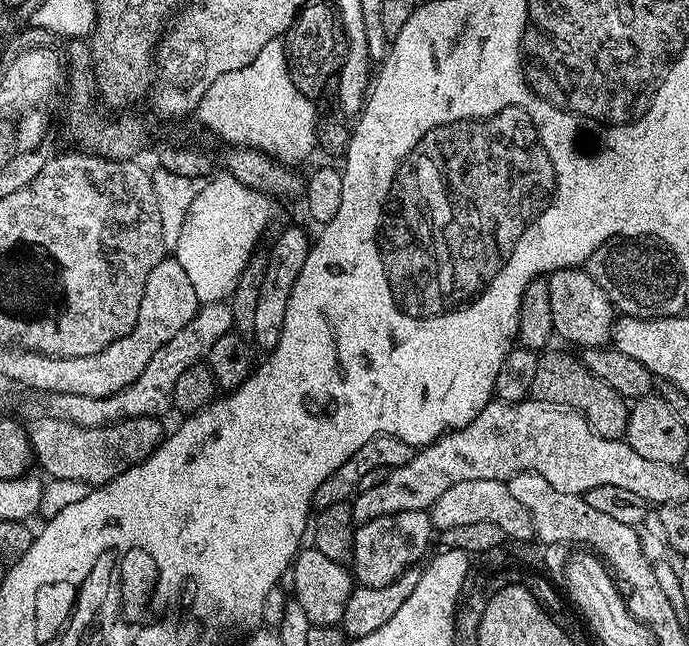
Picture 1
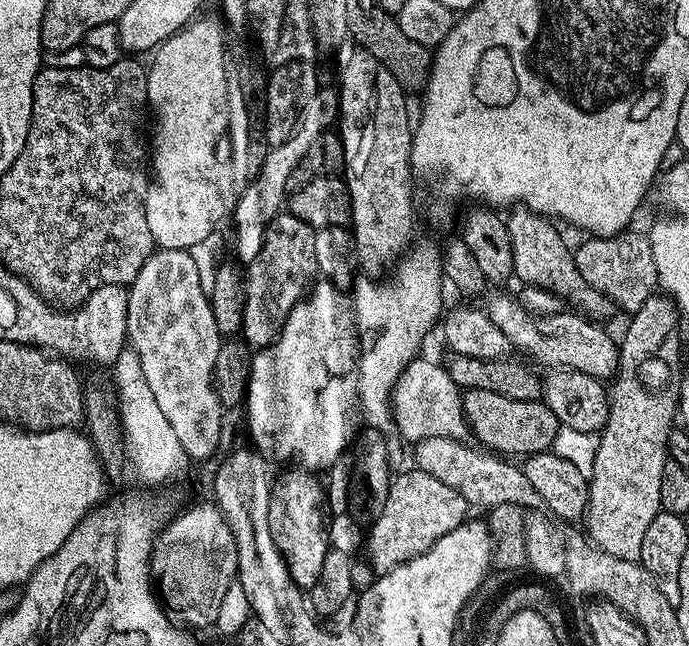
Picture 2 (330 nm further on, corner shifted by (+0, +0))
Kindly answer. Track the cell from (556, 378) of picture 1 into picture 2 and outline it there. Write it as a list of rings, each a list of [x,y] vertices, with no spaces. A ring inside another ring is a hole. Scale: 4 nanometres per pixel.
[[[469,388],[463,393],[464,419],[467,420],[471,435],[481,440],[493,453],[508,458],[527,458],[538,452],[547,452],[553,447],[561,425],[543,399],[514,401],[502,394],[489,390]]]

